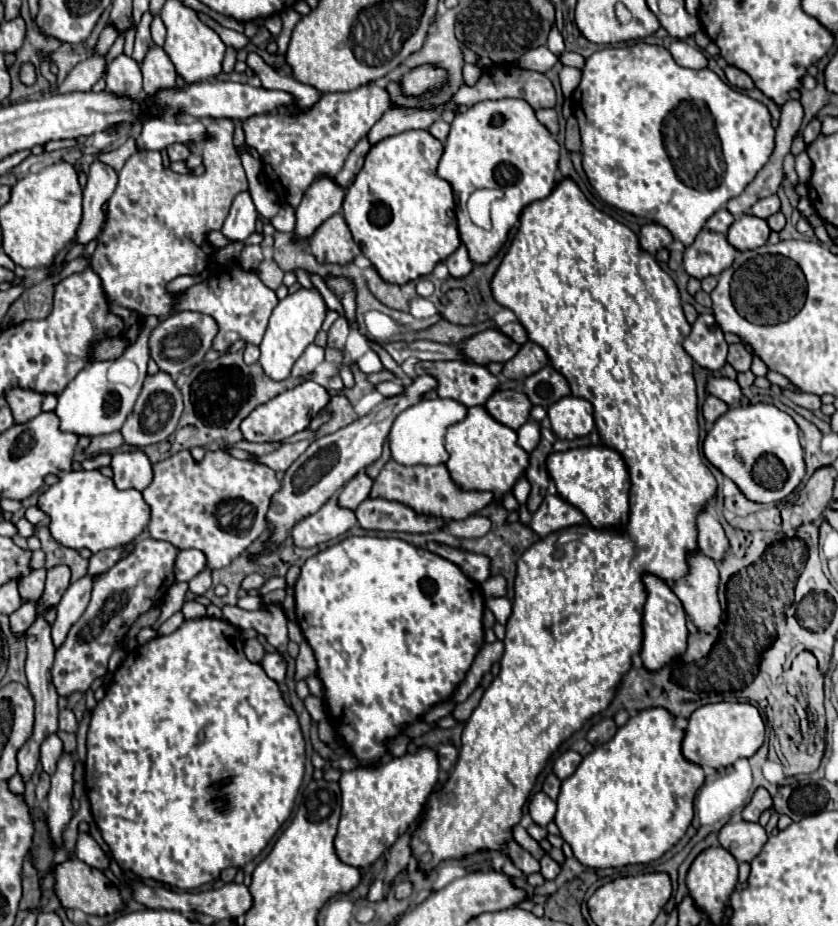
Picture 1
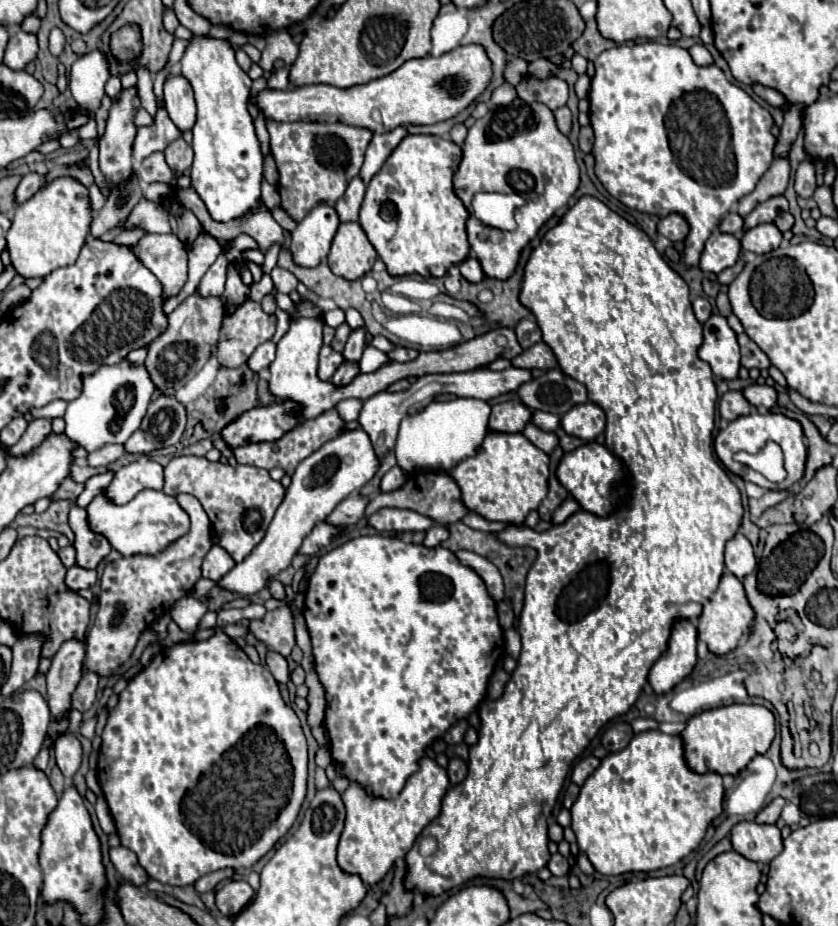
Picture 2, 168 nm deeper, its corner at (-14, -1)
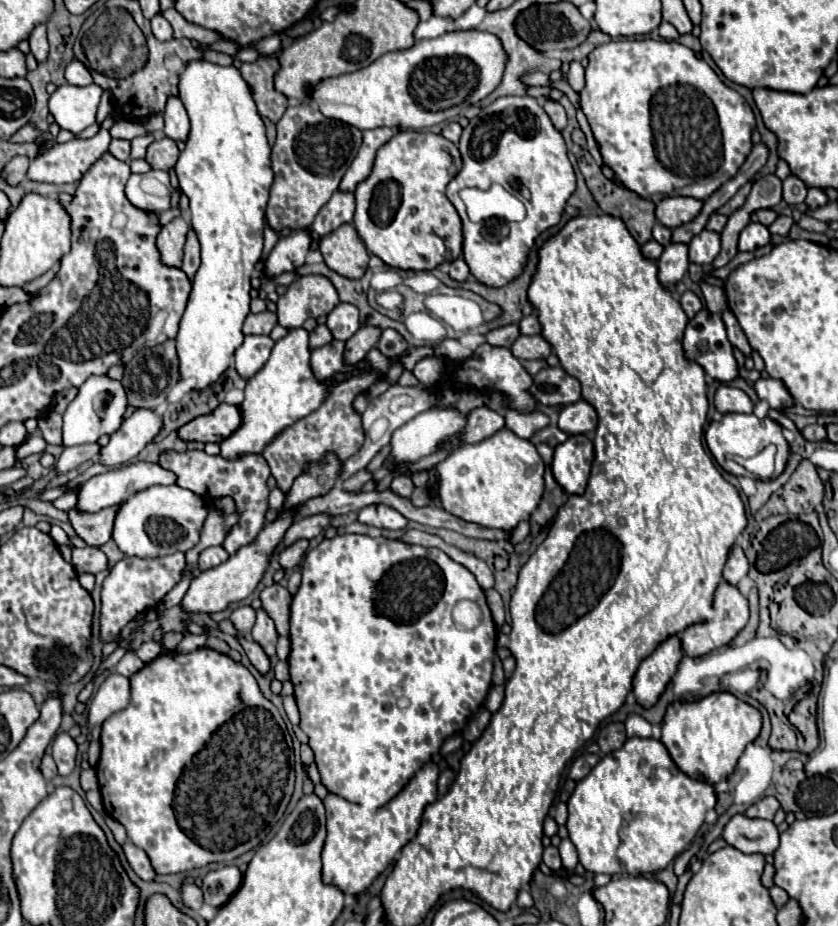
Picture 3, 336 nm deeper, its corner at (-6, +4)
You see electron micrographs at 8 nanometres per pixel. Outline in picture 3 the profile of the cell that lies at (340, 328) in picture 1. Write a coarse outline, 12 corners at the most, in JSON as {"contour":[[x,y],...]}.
{"contour":[[319,324],[309,334],[309,346],[319,348],[333,340],[331,330]]}

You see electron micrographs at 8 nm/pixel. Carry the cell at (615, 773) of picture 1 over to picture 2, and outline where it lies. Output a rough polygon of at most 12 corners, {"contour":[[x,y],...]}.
{"contour":[[637,733],[571,807],[603,875],[675,865],[723,811],[679,735]]}

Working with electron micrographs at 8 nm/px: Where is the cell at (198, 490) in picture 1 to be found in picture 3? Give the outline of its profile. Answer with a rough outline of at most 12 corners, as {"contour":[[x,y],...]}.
{"contour":[[165,450],[159,466],[209,506],[229,496],[239,522],[223,548],[255,540],[269,510],[269,464]]}

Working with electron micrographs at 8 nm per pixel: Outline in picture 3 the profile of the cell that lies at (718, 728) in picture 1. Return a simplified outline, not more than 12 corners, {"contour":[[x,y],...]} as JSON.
{"contour":[[729,692],[673,702],[661,742],[691,778],[729,776],[761,712]]}

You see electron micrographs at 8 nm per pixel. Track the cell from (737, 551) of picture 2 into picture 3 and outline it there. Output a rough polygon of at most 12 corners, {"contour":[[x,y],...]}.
{"contour":[[739,544],[729,552],[723,578],[737,584],[747,576],[749,562]]}

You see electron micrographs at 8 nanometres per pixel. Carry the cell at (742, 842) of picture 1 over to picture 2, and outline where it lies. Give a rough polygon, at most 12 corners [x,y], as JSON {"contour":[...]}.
{"contour":[[741,821],[731,829],[737,853],[771,863],[783,849],[775,825]]}

